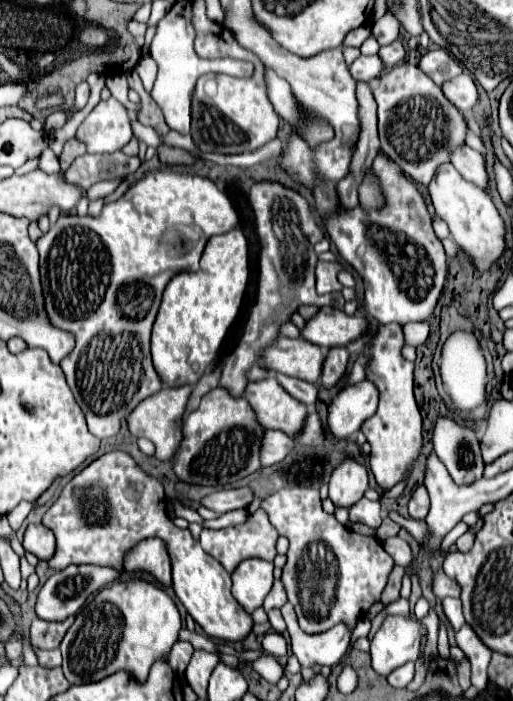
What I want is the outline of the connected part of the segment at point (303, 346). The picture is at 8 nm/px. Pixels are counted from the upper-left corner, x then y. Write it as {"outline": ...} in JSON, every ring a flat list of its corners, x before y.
{"outline":[[282,336,276,344,272,344,272,348,264,350,262,358,266,368,272,372,282,372,286,376,318,384,326,350,310,344,306,338,292,340]]}

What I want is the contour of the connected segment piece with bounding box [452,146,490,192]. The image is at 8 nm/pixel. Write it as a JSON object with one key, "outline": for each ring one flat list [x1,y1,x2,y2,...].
{"outline":[[470,146,456,148,456,152,452,152,452,164,466,180,474,182,478,188,488,192,490,178,488,178,486,162,484,162,484,158,476,150,472,150]]}

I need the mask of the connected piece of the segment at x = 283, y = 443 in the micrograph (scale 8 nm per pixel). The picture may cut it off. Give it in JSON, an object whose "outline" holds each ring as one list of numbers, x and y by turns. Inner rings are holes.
{"outline":[[268,430,268,436,262,444,262,466,274,466,282,462,294,448,294,440,280,432,280,430]]}

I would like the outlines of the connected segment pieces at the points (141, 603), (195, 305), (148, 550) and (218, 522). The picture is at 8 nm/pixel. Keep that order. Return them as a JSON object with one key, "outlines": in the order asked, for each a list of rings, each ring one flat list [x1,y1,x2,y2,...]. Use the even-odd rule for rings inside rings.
{"outlines":[[[144,580,114,582,100,590,68,628,60,644,64,676,70,684,88,684,124,670,142,684,156,660,166,662,180,628,178,608,164,590]],[[234,228,228,234,212,236,208,240,198,272,180,272,174,276,174,280,168,282,156,322,154,322,152,342,150,342,152,362,154,362,154,368,164,386,196,384,200,380,200,376,204,374,206,366,216,360,222,340,240,312,244,288,248,282,248,272,250,272,248,270,248,242,246,242,246,236,242,234,242,230]],[[158,538,142,540,136,548,132,548,126,554,124,562,126,562,124,570,128,574,132,574,132,572,148,572,164,586,172,584,170,558,168,558,164,542,160,542]],[[232,510,232,512,226,512,226,514,218,516,216,520,206,520,206,522,202,524,202,528,220,530,220,528,228,528,228,526,244,524,246,520,248,520,248,512,246,512,246,510]]]}

